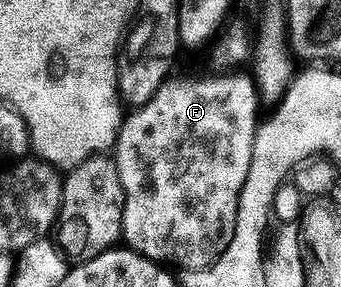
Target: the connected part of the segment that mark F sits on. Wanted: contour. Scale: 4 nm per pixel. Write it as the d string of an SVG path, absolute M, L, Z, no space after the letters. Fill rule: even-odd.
M214 71L211 77L177 77L177 75L171 75L162 82L157 91L149 97L142 105L131 108L129 112L123 116L122 125L118 129L118 139L112 146L112 156L114 162L118 165L118 174L120 175L120 183L124 187L124 195L126 196L126 202L124 203L124 219L122 220L122 237L125 244L129 248L136 250L137 253L143 253L145 257L150 258L151 261L159 263L167 263L171 261L174 265L183 265L184 268L190 269L189 271L202 271L206 266L213 265L216 258L218 258L223 251L228 247L228 243L232 243L232 235L234 234L234 228L236 227L236 211L238 210L238 196L240 191L244 187L244 179L248 175L248 167L250 166L250 160L252 159L252 147L254 146L254 138L256 134L256 124L259 122L258 117L258 105L260 106L260 98L257 90L254 87L253 76L247 75L246 77L242 71Z

